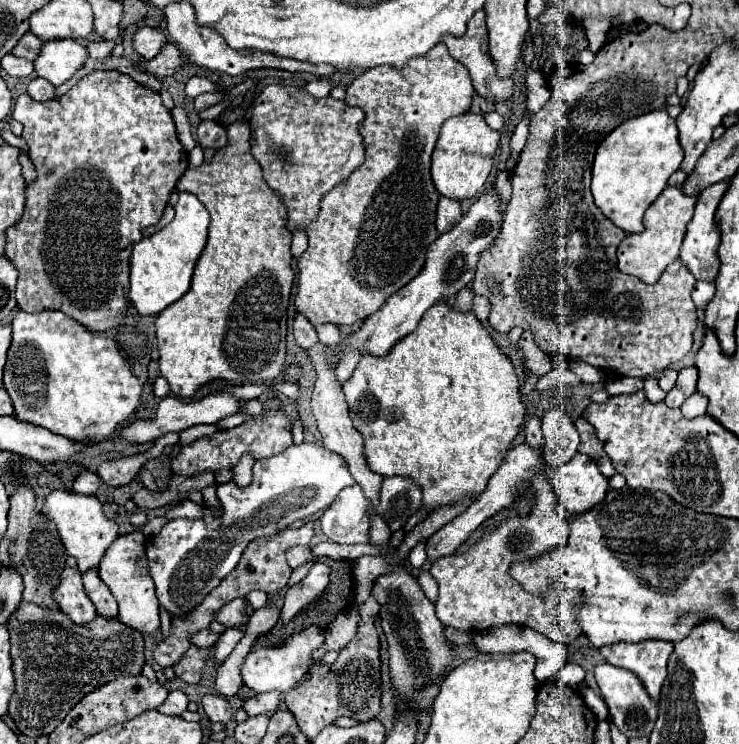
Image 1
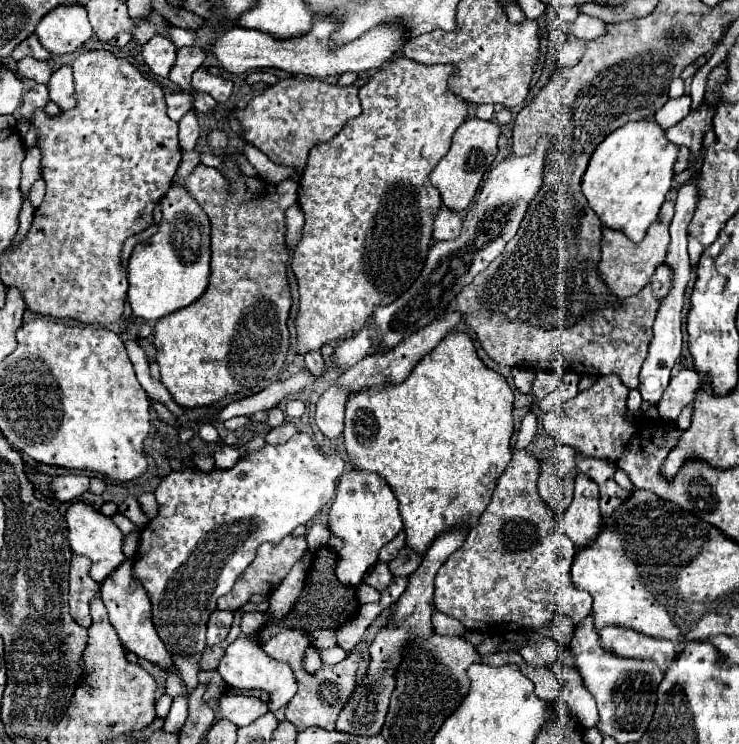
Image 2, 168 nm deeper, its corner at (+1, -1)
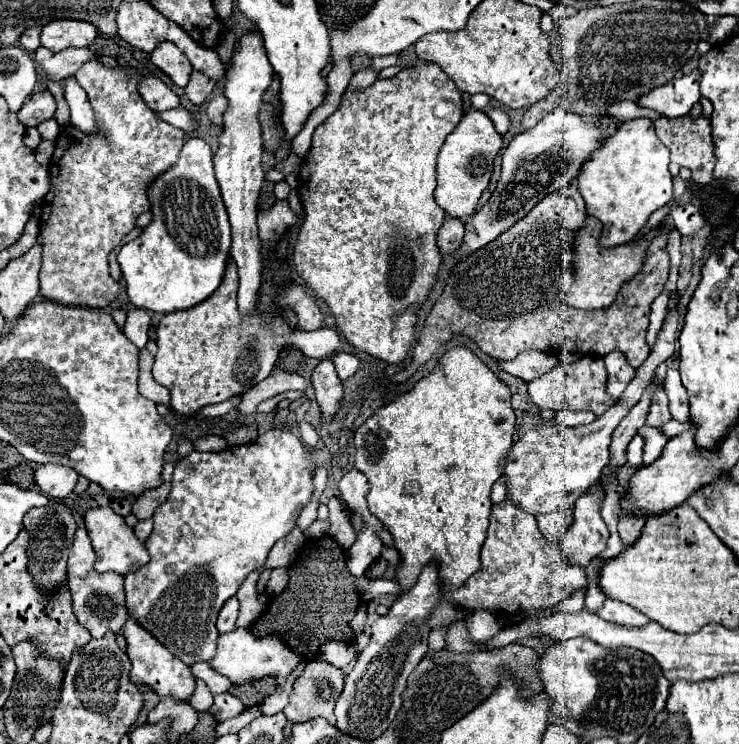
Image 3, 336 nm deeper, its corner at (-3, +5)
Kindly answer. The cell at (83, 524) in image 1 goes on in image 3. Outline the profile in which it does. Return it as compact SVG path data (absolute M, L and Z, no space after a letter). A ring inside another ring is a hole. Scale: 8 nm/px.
M89 508L83 514L87 534L93 542L93 550L97 554L95 570L97 572L115 572L125 576L127 572L133 572L149 562L149 554L145 552L145 546L133 536L133 530L125 524L125 520L115 514L111 508Z

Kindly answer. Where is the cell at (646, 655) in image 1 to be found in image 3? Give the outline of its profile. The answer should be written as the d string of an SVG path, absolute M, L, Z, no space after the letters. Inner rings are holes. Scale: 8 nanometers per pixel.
M605 600L599 616L603 620L609 620L613 624L621 624L621 626L633 626L633 628L643 628L649 624L649 618L641 612L637 612L635 608L629 608L627 604L621 604L617 600Z

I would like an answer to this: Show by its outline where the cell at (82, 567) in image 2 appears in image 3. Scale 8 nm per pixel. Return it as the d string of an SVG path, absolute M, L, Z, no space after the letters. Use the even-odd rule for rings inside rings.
M73 512L73 516L77 516L77 532L75 532L75 542L71 546L71 552L69 552L69 562L67 562L67 584L69 584L69 590L73 594L73 612L77 616L77 620L91 632L93 638L101 638L107 630L113 630L113 632L119 632L127 620L127 608L125 608L125 594L123 594L123 578L117 576L117 574L99 574L95 572L95 552L91 548L91 540L85 532L85 526L81 524L81 516L77 512Z

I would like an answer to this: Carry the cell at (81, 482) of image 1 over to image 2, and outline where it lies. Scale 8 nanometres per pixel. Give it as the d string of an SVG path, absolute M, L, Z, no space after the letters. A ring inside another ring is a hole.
M65 474L51 480L51 492L59 502L73 502L89 490L89 476Z

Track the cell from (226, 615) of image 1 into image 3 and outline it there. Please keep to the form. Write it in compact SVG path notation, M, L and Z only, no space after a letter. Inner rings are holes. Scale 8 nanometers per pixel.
M323 660L309 662L307 668L303 670L303 674L295 680L293 692L289 696L289 704L283 710L283 714L287 716L287 720L291 720L295 724L297 722L309 722L309 720L313 720L317 716L325 718L329 724L335 724L333 708L335 708L337 698L343 692L343 680L345 680L345 674L343 674L341 668L335 668L335 666L331 666L329 662L323 662Z

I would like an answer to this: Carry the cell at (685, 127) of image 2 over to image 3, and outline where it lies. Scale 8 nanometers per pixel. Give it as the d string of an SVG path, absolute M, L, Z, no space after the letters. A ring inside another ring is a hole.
M633 102L613 104L611 114L617 116L619 120L627 120L627 118L649 118L649 120L659 120L659 118L663 118L661 114L657 114L657 112L649 110L649 108L643 108L643 106L639 106L639 104L633 104Z

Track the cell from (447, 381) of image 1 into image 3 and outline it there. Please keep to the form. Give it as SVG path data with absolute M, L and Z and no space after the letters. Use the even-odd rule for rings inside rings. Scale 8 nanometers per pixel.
M467 346L449 348L437 366L409 392L379 406L355 430L353 466L367 476L371 484L367 496L369 510L393 534L395 548L401 554L397 582L403 586L403 592L417 582L419 572L431 560L439 562L439 578L451 588L459 588L479 568L479 552L487 536L493 506L489 496L493 484L503 474L503 460L513 446L513 432L515 414L509 386Z

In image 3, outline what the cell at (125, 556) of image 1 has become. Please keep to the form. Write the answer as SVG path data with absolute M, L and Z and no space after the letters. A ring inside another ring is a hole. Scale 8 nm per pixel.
M127 612L127 622L125 622L121 634L127 640L127 656L133 664L131 676L133 676L135 684L151 686L161 698L173 696L179 700L187 700L189 694L193 694L195 676L191 674L191 668L185 666L181 660L177 660L177 656L173 656L155 636L151 636L151 632L147 632L141 624L137 624L137 618L131 612Z

